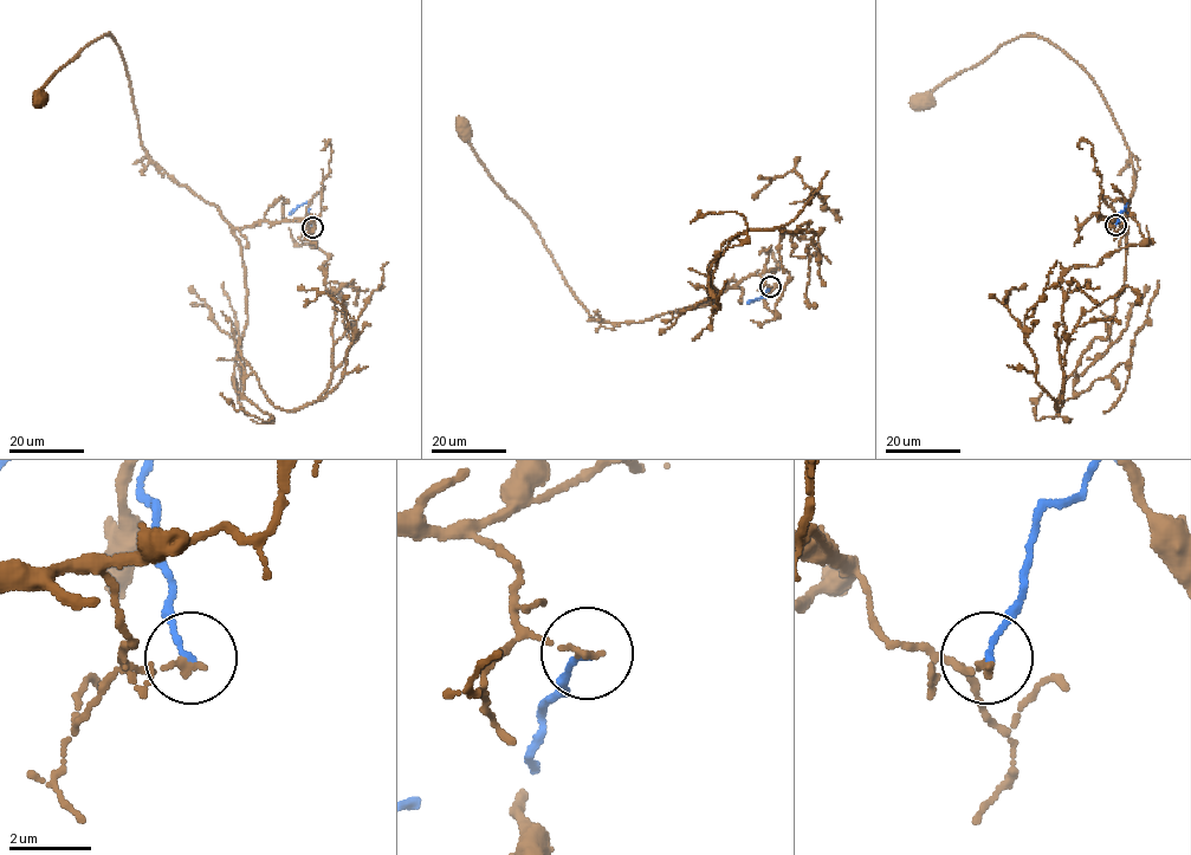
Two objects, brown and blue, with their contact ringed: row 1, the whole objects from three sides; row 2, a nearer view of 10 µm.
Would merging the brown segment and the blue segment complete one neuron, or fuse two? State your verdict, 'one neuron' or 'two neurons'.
two neurons

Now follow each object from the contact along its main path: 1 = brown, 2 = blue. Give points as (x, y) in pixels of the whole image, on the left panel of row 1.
1: (312, 227), (293, 219), (233, 227), (176, 183), (142, 143), (110, 36), (58, 70), (41, 98)
2: (312, 227), (305, 202), (290, 214)

